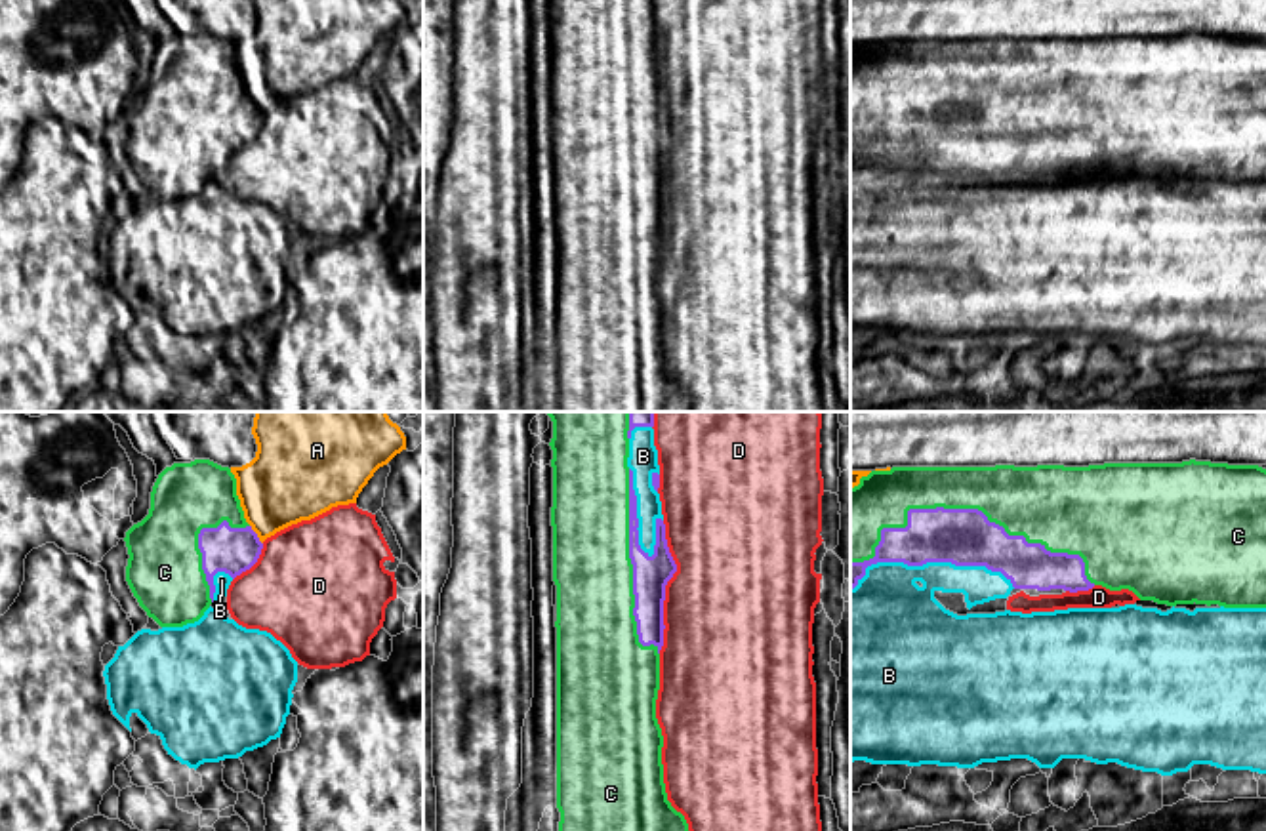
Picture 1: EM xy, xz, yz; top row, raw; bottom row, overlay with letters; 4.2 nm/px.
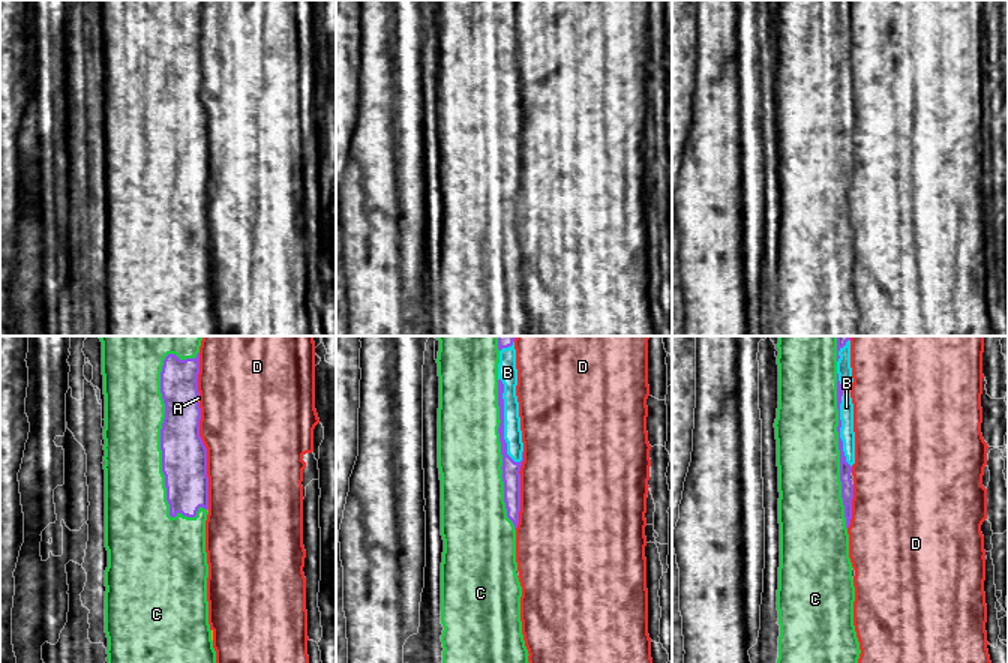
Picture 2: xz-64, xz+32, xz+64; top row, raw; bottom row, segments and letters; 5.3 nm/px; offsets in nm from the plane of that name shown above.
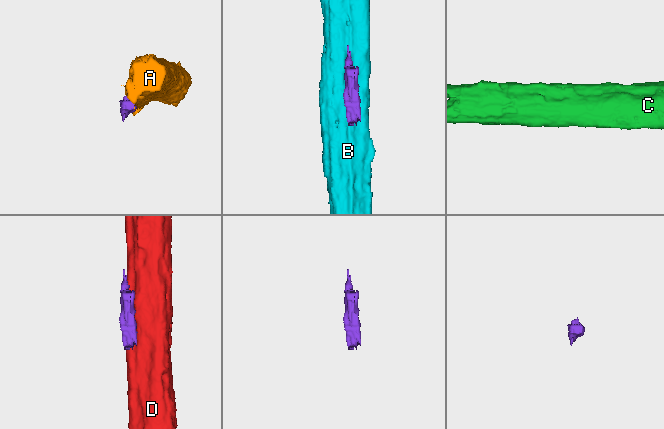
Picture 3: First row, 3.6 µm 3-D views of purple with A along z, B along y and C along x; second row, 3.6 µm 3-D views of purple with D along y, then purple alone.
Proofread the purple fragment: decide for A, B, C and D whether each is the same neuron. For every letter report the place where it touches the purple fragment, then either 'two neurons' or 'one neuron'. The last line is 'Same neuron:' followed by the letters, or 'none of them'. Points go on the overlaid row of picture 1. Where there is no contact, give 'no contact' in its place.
A: contact xy (256, 534); two neurons
B: contact yz (929, 561); two neurons
C: contact yz (965, 509); one neuron
D: contact xz (664, 587); two neurons
Same neuron: C

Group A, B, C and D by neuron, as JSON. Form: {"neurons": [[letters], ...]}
{"neurons": [["A"], ["B"], ["C"], ["D"]]}

